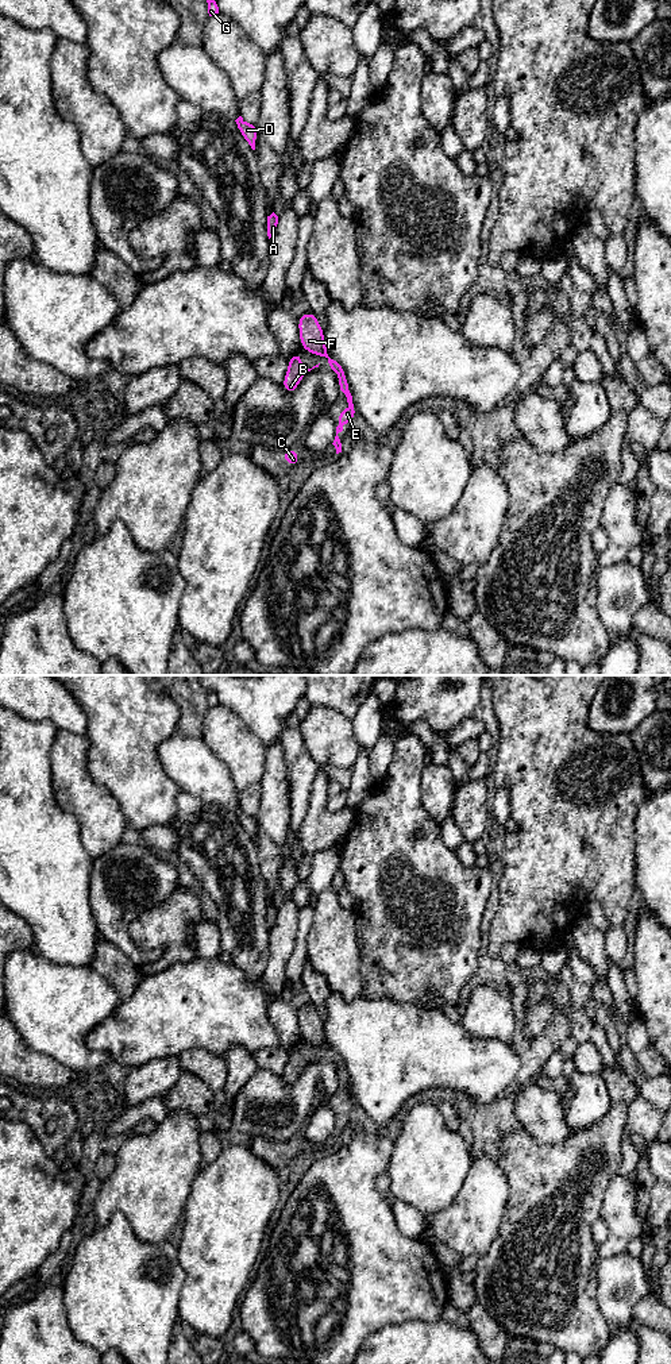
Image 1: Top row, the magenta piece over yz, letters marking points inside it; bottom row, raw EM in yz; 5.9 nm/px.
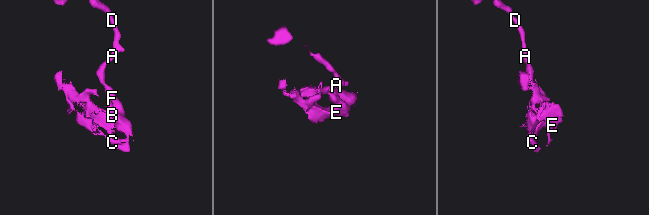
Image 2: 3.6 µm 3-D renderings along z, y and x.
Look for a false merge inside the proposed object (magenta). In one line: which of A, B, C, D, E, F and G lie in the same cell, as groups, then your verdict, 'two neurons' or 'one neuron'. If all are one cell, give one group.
A D F G / B C E; two neurons

